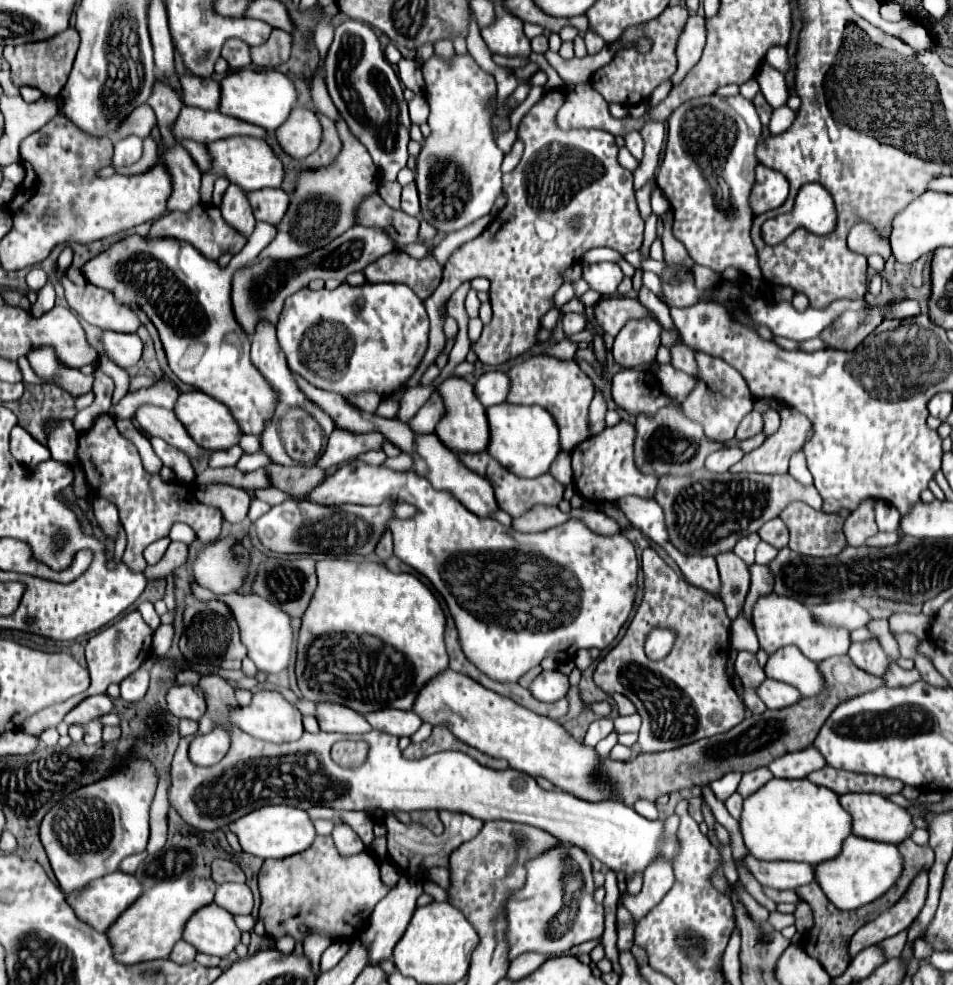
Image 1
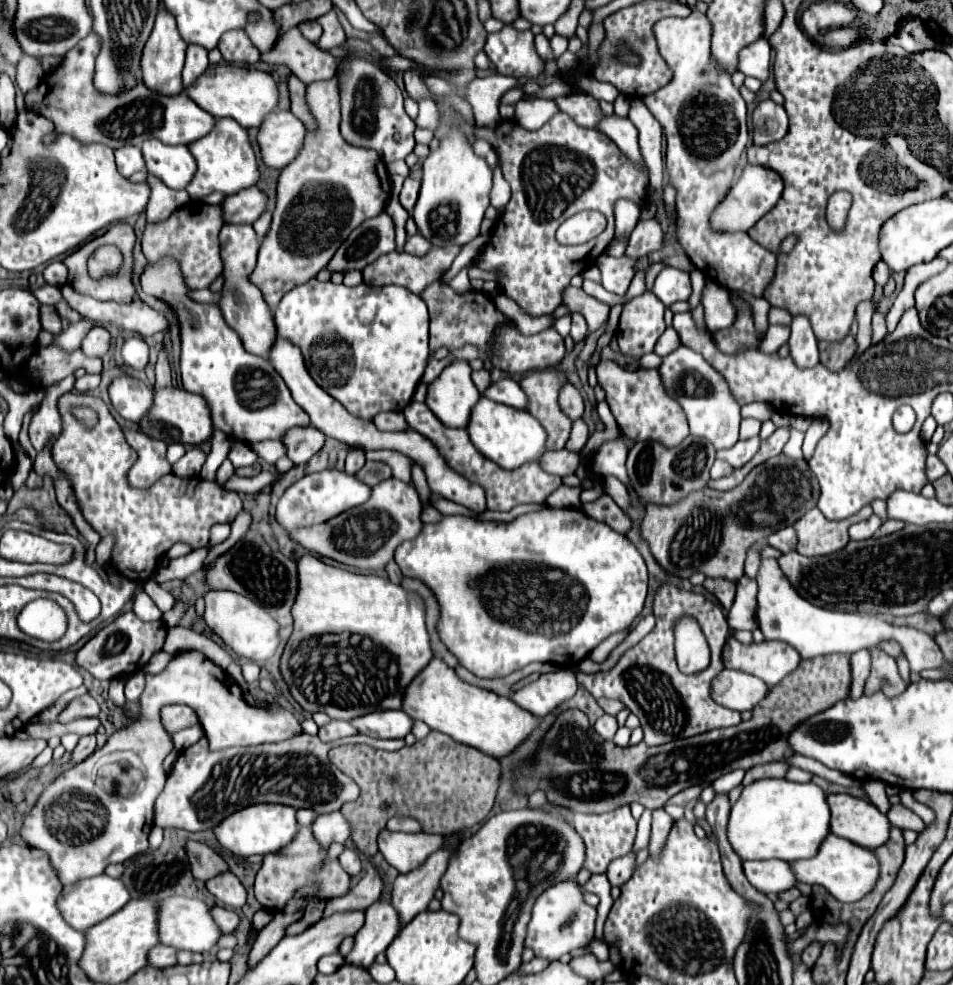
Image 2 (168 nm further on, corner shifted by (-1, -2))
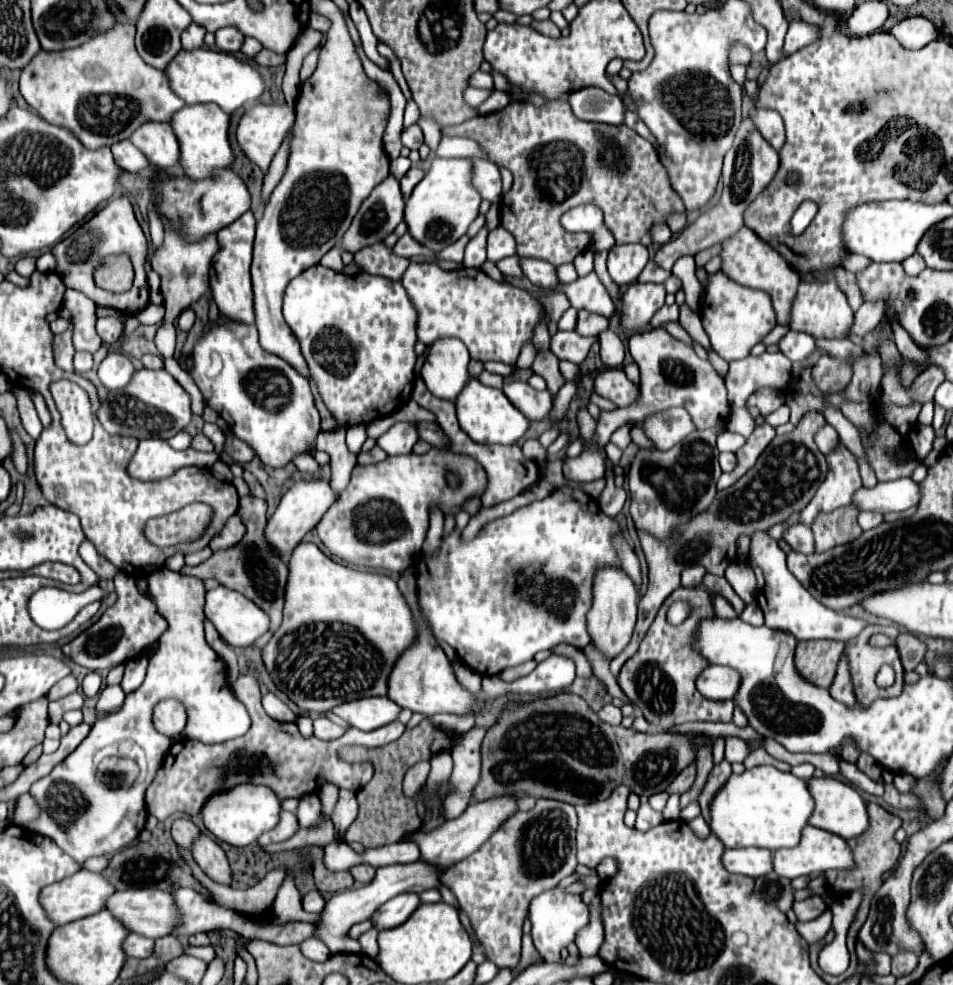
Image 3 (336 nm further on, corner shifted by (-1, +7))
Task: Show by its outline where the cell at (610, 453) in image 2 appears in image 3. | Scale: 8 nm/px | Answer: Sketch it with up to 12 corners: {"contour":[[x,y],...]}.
{"contour":[[630,426],[612,434],[610,442],[620,450],[630,444]]}

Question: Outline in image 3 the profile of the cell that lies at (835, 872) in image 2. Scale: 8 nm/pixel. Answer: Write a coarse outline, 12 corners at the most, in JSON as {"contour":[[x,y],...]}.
{"contour":[[806,826],[800,846],[774,852],[782,878],[854,870],[848,842]]}

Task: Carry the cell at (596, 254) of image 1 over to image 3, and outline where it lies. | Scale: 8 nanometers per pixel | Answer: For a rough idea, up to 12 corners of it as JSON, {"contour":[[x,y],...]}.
{"contour":[[666,222],[650,228],[654,244],[670,242],[672,232]]}

